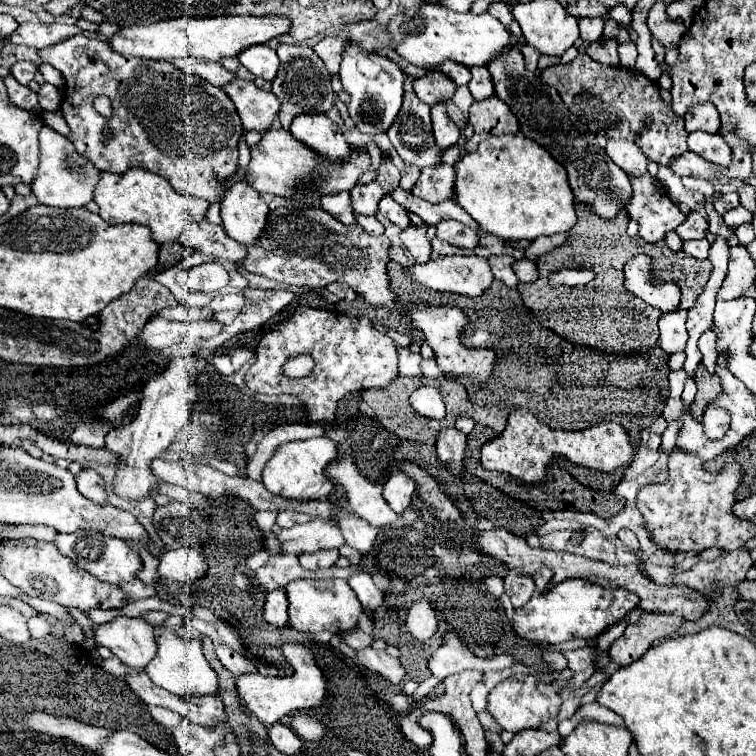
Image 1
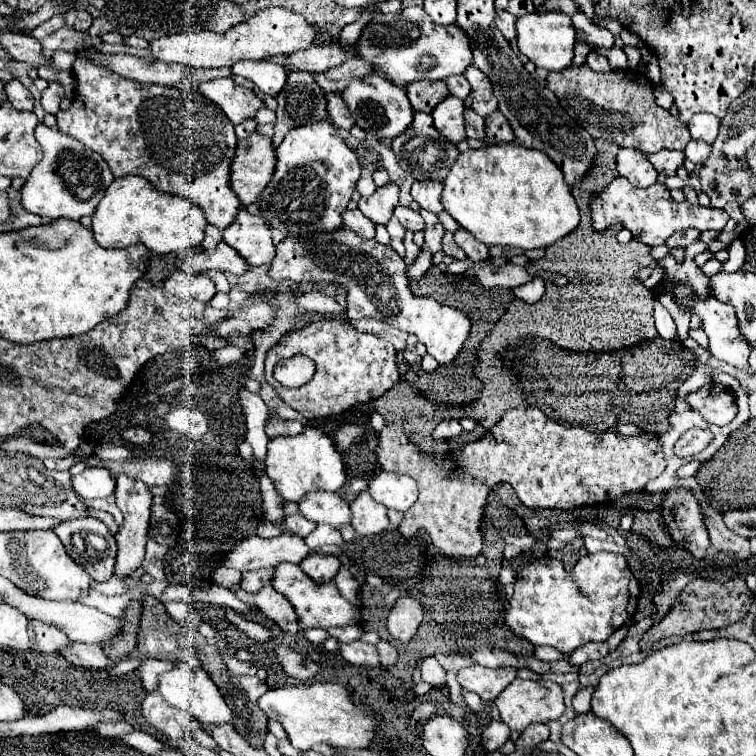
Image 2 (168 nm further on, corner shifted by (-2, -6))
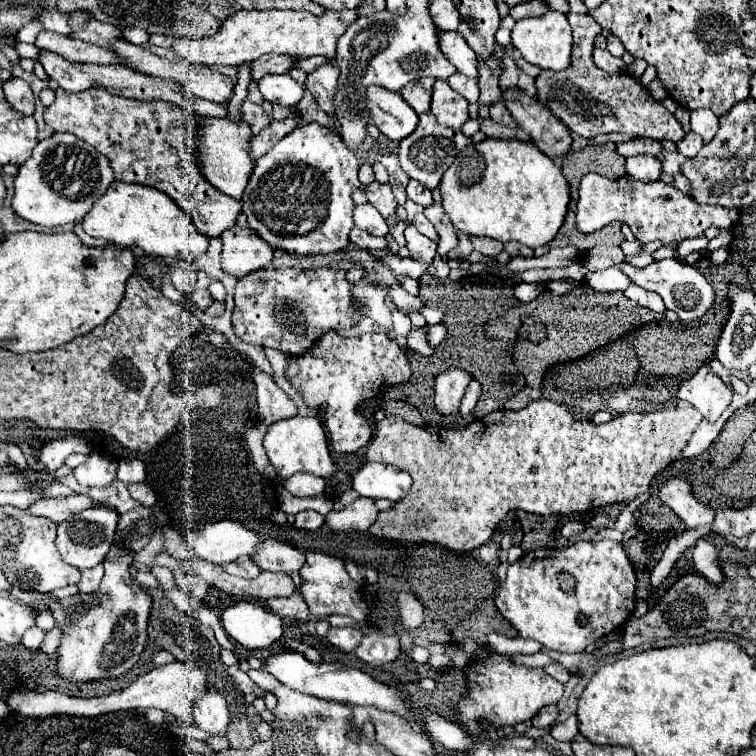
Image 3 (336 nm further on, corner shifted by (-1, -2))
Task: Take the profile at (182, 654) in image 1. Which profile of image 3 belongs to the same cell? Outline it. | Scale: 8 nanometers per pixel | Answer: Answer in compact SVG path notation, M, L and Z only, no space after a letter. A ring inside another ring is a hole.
M206 690L204 696L198 698L198 702L194 704L194 720L196 726L202 728L204 732L212 736L224 736L230 722L224 696Z

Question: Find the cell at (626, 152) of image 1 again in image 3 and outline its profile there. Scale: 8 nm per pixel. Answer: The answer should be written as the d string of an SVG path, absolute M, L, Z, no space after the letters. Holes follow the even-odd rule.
M632 156L626 160L626 170L630 178L642 180L642 182L652 182L660 178L662 172L662 162L656 156Z

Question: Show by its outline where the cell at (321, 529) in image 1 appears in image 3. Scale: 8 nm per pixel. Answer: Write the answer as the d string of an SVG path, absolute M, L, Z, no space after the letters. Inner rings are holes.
M222 520L190 532L184 536L184 542L198 558L214 564L226 564L238 560L238 556L252 556L258 546L258 534L238 522Z

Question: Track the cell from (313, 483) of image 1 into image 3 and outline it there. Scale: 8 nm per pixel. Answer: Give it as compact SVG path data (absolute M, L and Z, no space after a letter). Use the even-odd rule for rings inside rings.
M294 416L274 422L264 436L264 448L272 466L282 478L288 478L296 472L310 472L322 478L334 474L334 462L330 458L326 434L318 416Z

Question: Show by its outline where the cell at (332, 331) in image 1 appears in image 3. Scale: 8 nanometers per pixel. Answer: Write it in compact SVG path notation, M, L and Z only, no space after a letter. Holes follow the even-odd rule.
M330 330L306 354L292 358L288 378L304 396L308 406L328 406L328 410L324 410L324 424L330 434L330 447L335 452L344 454L360 450L372 438L368 420L356 414L358 402L382 396L390 386L406 382L410 378L410 364L400 346L386 334L342 338L334 330Z

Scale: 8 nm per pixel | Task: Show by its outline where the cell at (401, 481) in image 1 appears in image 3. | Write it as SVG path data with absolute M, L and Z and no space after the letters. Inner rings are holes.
M366 462L352 478L352 488L360 496L386 498L392 502L408 494L410 486L412 486L410 474L382 462Z

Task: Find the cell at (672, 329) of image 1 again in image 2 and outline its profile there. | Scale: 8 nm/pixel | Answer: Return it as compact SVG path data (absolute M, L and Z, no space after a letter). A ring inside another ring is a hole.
M655 302L655 326L657 326L657 332L661 338L665 338L665 340L677 338L677 326L675 326L671 314L659 302Z

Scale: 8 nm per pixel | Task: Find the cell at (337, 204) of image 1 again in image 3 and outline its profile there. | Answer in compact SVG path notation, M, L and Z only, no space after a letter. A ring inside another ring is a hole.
M362 204L354 208L354 222L358 228L374 234L374 236L386 236L388 234L388 224L380 216L380 212L372 204Z

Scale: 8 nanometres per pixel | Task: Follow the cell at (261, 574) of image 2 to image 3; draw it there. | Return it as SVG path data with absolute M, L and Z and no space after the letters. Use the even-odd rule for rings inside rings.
M240 558L238 562L228 562L222 566L228 574L240 576L240 578L256 578L260 574L260 568L250 560L250 558Z

